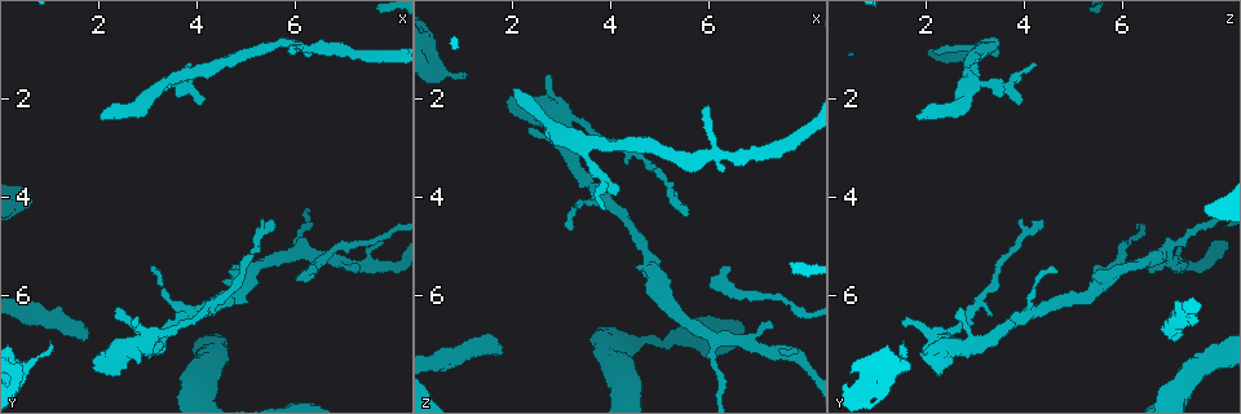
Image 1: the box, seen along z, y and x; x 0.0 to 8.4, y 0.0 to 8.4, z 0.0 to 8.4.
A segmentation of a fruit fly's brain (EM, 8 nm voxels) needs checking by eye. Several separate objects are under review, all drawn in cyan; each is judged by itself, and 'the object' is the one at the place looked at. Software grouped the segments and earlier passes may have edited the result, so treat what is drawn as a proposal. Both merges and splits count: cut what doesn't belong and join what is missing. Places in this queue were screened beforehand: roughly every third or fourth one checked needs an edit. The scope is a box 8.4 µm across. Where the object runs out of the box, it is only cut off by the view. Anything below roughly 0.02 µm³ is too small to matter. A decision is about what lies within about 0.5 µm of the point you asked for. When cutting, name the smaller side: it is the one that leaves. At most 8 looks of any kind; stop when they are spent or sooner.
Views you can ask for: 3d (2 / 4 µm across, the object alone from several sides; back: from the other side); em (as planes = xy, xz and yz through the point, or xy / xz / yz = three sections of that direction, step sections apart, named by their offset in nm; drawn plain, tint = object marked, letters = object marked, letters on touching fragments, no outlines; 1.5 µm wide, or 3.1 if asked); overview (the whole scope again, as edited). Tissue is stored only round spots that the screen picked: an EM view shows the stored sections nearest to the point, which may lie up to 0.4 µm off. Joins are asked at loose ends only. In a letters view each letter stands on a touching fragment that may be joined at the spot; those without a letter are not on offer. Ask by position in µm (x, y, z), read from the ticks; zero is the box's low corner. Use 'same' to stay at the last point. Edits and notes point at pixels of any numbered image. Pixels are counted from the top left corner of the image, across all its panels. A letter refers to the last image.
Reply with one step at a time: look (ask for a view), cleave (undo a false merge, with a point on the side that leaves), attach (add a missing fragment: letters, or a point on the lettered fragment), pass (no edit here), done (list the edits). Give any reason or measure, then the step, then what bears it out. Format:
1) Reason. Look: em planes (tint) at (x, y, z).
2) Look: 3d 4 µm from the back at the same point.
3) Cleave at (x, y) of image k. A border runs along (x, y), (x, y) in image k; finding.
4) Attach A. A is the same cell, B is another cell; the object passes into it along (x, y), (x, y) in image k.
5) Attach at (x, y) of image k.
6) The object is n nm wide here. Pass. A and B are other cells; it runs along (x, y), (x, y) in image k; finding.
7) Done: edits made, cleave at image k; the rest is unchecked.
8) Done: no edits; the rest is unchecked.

Branch stops here. Look: em planes (letters) at (1.05, 7.00, 1.55).

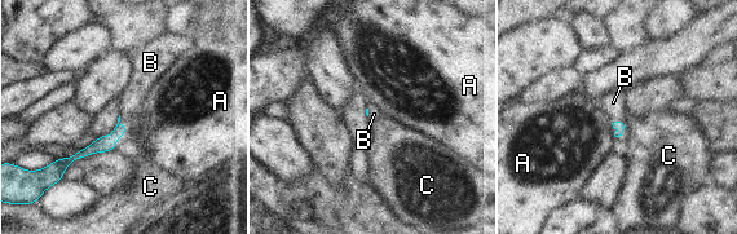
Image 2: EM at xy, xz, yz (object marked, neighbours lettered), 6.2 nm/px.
Attach B. B is the same cell, A and C are other cells; the object passes into it along (119, 129), (119, 120), (131, 98) in image 2; it goes on there.

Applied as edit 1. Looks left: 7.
Look: overview.

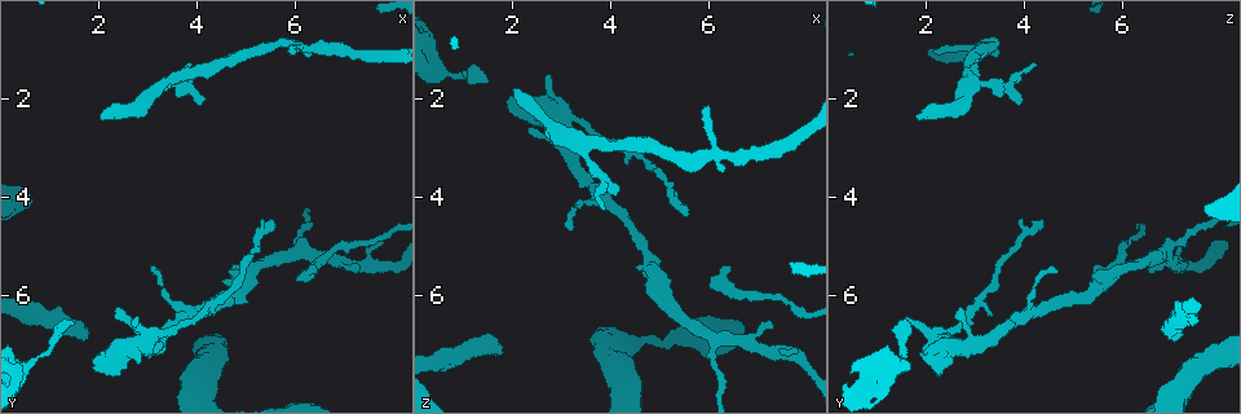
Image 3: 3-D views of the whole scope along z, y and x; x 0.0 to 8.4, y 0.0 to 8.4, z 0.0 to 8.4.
Stops while still wide. Look: em xy step 4 (tint) at (1.75, 6.80, 7.20).

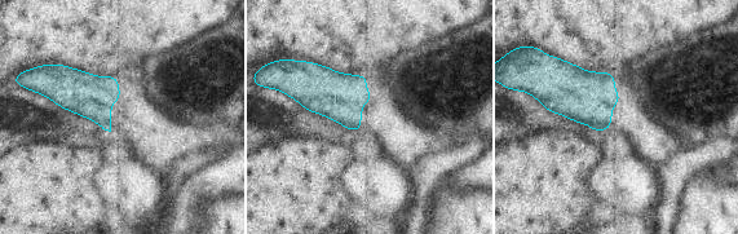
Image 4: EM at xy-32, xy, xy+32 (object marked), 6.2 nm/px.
Look: em planes (letters) at the same point.

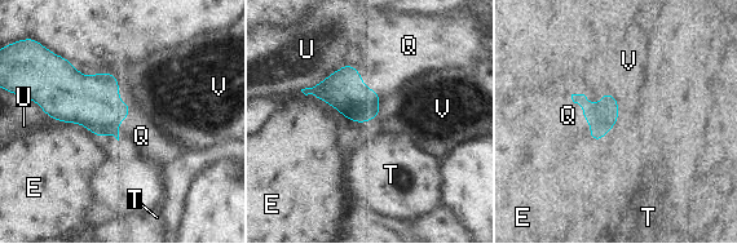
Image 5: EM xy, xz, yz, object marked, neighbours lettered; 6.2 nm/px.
Attach Q. Q is the same cell, E, T, U and V are other cells; the object passes into it along (344, 89), (363, 84), (396, 61) in image 5; it goes on there.

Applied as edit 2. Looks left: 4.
Done: edits made, attach at image 2, attach at image 5; the rest is unchecked.

